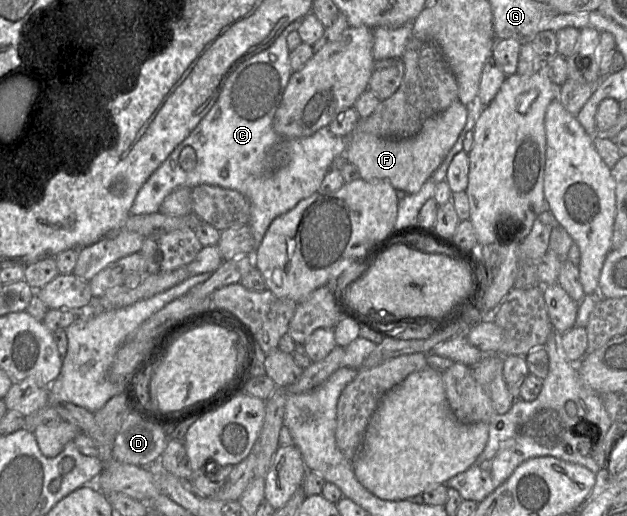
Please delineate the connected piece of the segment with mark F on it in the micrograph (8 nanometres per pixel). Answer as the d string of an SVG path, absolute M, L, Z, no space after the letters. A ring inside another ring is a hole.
M459 100L446 110L428 118L420 131L406 139L387 139L372 134L358 134L348 141L346 159L355 165L365 181L388 181L395 190L417 193L432 176L456 143L467 121L468 110Z

